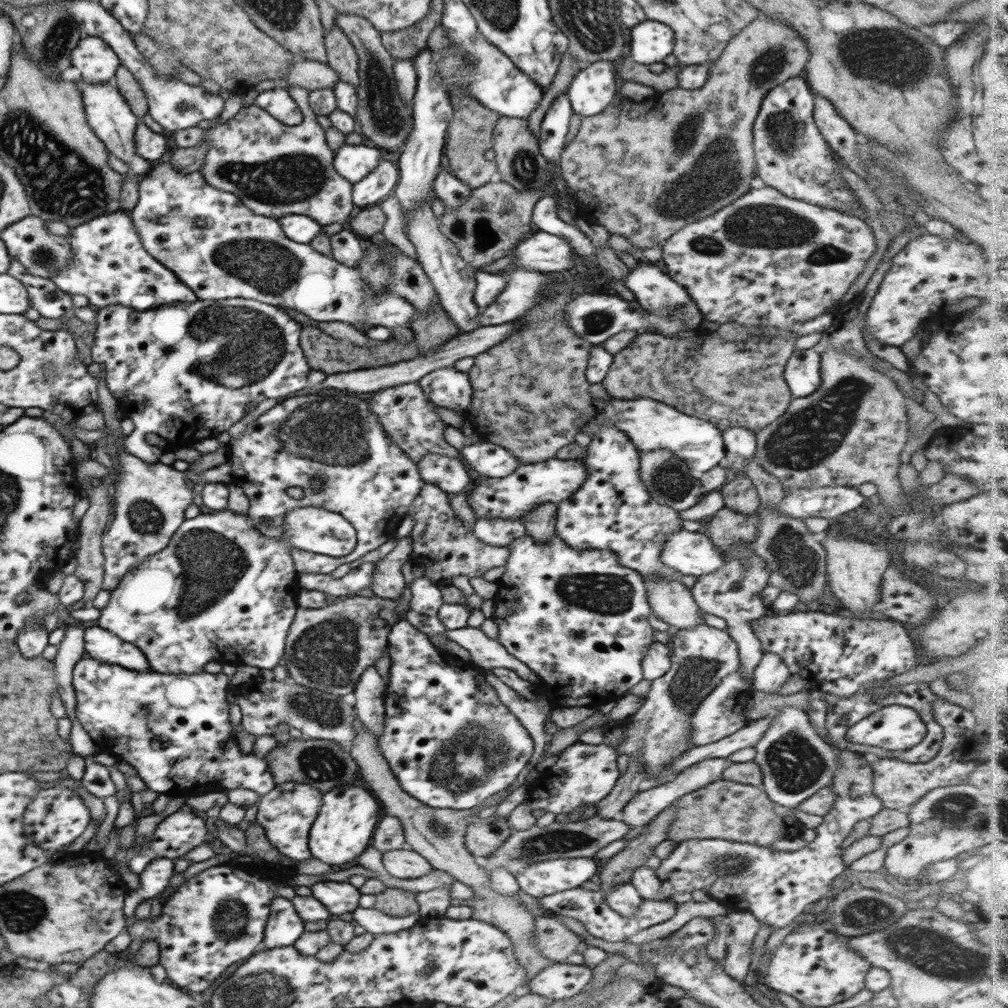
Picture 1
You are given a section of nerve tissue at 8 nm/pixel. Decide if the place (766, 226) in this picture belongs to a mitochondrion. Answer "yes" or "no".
yes

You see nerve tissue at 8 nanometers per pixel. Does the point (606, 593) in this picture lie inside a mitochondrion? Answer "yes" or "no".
yes

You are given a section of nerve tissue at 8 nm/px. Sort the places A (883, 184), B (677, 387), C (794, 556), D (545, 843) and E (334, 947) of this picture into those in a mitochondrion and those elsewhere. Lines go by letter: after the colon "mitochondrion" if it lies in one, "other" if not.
A: mitochondrion
B: other
C: mitochondrion
D: mitochondrion
E: other

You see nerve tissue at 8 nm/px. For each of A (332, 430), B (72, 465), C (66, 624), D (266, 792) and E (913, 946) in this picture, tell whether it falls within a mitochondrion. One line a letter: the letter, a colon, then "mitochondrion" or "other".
A: mitochondrion
B: other
C: other
D: other
E: mitochondrion

